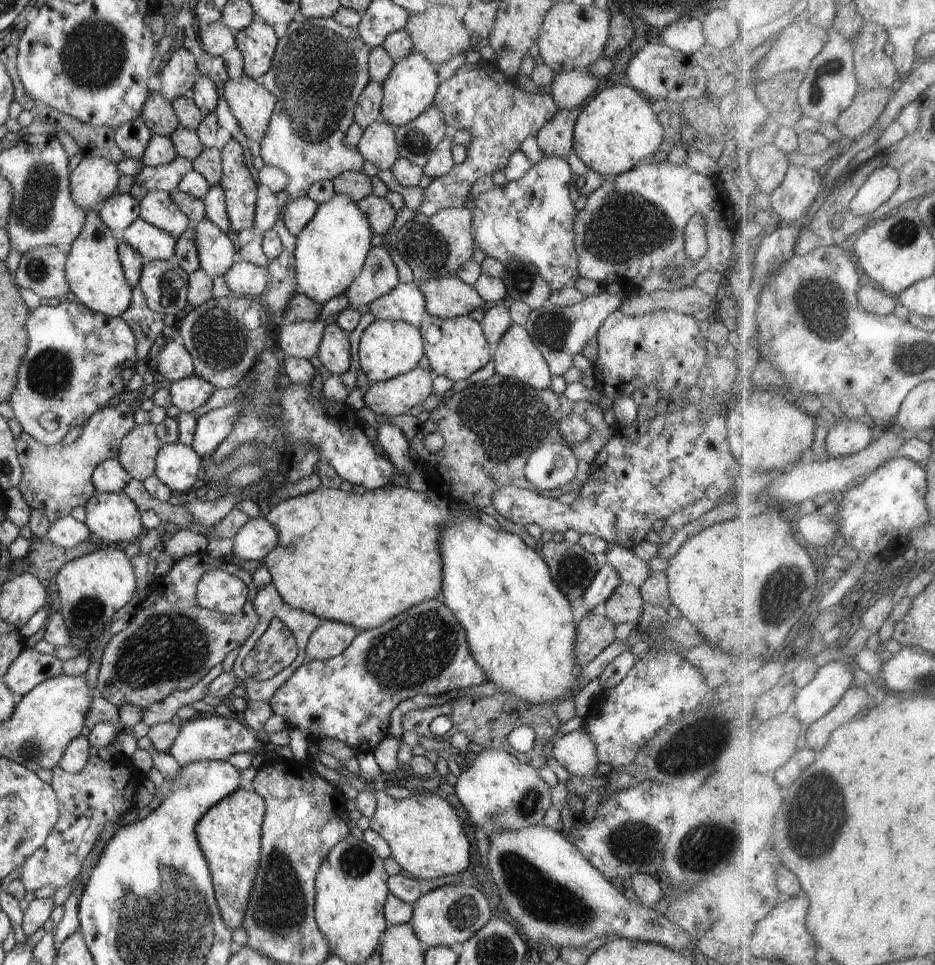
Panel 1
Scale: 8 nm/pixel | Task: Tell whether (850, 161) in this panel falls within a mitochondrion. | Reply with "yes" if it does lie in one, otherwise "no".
no

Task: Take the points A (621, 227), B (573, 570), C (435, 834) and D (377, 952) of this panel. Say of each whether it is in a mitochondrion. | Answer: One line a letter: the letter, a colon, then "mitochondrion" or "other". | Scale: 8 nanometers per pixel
A: mitochondrion
B: mitochondrion
C: other
D: other

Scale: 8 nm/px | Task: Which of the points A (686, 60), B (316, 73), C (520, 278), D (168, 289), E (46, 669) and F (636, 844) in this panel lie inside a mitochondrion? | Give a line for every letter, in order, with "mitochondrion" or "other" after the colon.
A: other
B: mitochondrion
C: mitochondrion
D: mitochondrion
E: other
F: mitochondrion

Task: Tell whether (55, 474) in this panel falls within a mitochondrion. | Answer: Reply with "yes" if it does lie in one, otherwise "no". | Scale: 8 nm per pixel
yes

